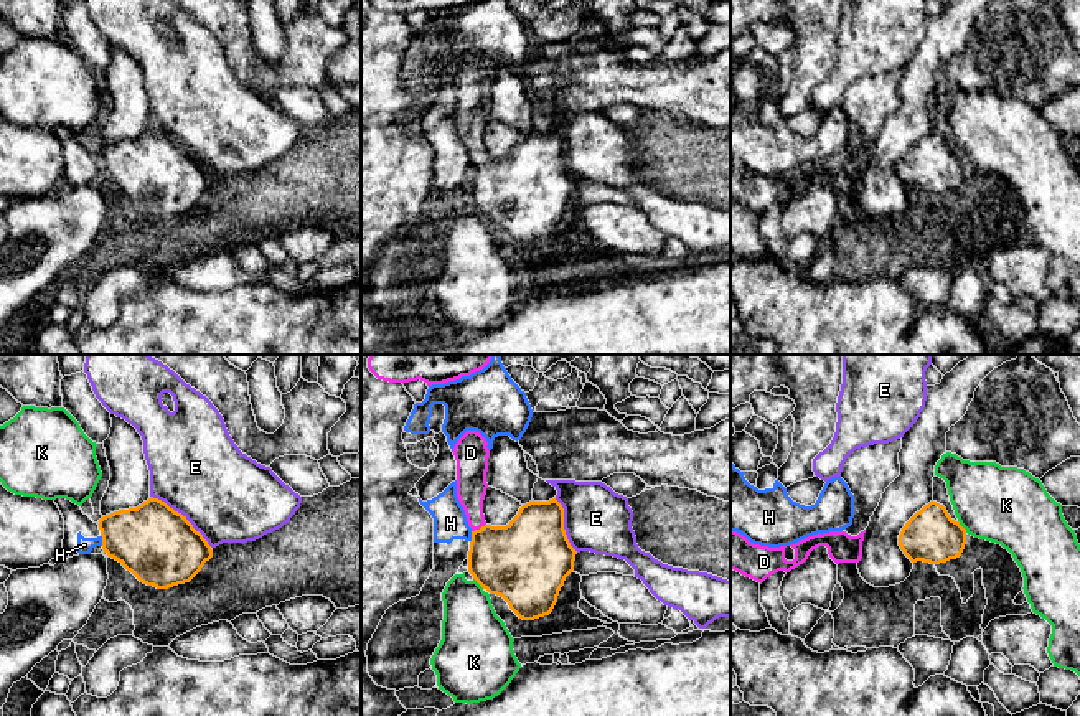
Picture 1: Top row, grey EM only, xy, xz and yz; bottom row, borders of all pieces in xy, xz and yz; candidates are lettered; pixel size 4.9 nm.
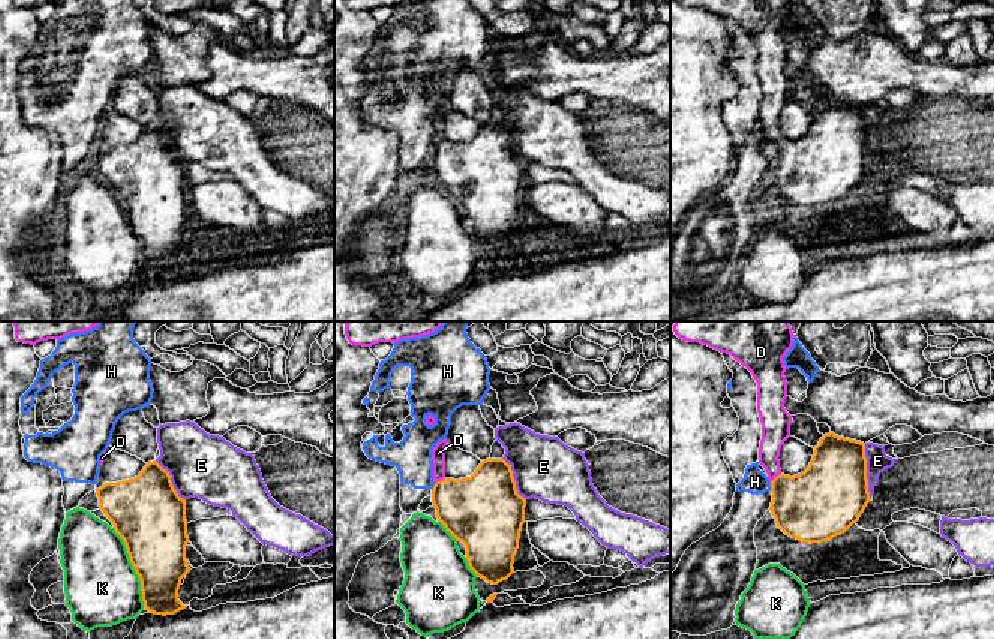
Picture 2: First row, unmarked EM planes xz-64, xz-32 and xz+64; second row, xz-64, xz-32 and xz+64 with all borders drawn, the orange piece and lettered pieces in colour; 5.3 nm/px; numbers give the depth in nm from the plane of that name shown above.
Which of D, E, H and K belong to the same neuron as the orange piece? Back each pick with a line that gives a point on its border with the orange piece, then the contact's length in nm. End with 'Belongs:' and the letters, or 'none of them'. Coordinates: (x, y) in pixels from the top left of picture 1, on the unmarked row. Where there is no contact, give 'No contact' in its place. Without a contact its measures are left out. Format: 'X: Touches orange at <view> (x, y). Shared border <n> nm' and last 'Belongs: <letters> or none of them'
D: Touches orange at xz (480, 159). Shared border 80 nm
Belongs: D

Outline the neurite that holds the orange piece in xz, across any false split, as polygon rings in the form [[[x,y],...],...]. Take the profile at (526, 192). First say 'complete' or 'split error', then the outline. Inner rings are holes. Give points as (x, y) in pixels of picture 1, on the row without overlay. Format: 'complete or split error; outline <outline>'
split error; outline [[[467,61],[453,78],[457,127],[472,158],[468,203],[490,224],[503,228],[519,249],[534,251],[552,243],[566,208],[574,201],[577,181],[567,170],[564,139],[556,129],[523,135],[506,157],[491,157],[485,152],[483,130],[490,87],[486,76],[480,63]]]

